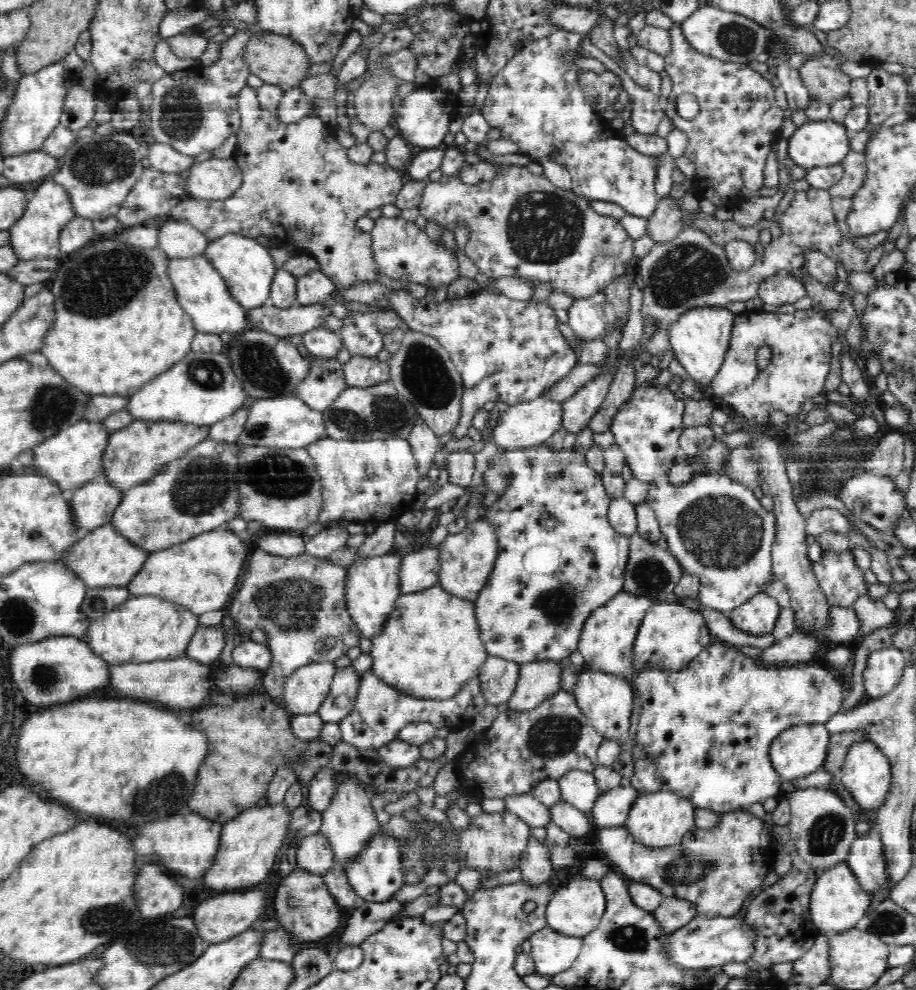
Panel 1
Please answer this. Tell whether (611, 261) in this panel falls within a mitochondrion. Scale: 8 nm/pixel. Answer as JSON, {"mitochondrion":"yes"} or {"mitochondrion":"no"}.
{"mitochondrion":"no"}

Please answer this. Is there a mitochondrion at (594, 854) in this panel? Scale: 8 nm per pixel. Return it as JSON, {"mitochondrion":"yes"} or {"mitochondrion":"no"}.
{"mitochondrion":"no"}

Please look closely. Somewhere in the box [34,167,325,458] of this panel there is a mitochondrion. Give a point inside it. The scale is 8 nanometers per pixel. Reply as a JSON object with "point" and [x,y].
{"point":[83,288]}

